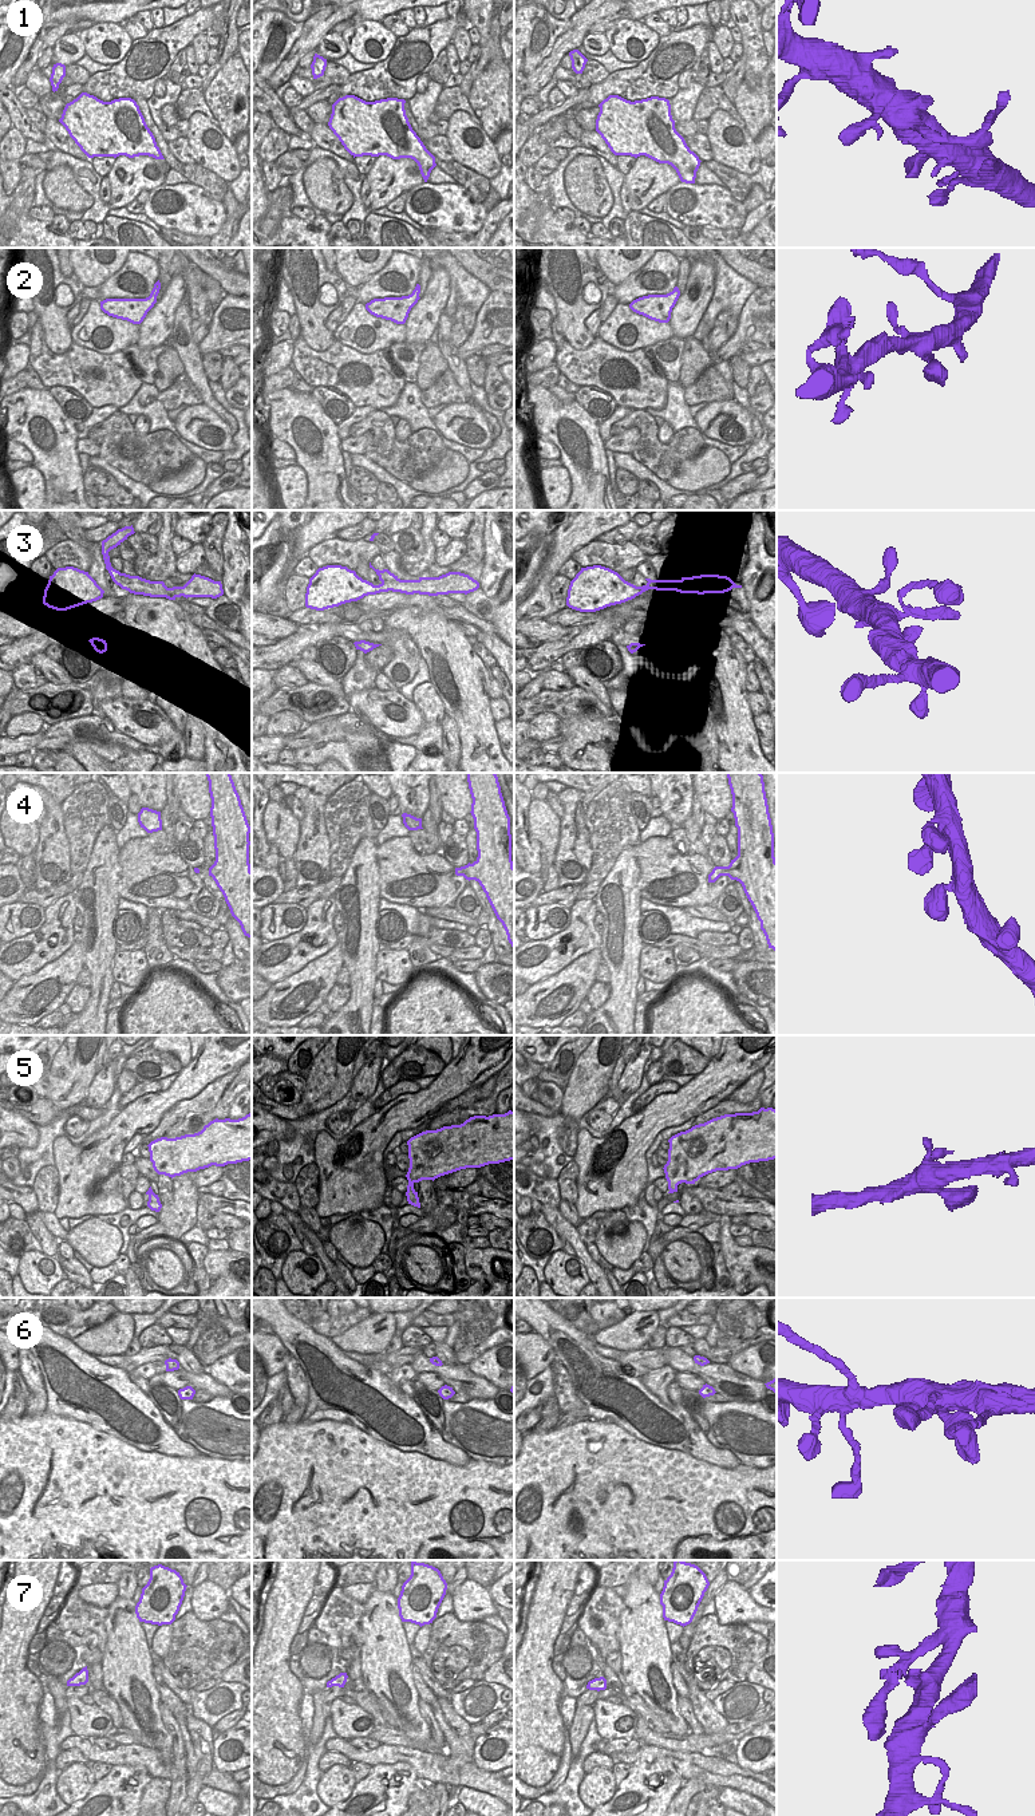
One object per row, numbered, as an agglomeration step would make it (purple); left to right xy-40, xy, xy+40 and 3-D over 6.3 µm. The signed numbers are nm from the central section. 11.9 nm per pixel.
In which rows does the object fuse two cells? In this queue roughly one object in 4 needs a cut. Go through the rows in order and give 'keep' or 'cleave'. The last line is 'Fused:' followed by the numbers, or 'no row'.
1: keep
2: keep
3: keep
4: keep
5: keep
6: keep
7: keep
Fused: no row

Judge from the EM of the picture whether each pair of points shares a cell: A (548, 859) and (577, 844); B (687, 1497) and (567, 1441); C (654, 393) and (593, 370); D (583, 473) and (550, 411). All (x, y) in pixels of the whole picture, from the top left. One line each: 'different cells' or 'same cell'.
A: different cells
B: same cell
C: same cell
D: same cell

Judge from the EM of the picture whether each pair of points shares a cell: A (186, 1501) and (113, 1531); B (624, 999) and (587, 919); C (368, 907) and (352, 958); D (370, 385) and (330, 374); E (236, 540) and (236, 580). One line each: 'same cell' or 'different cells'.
A: same cell
B: different cells
C: same cell
D: same cell
E: same cell

